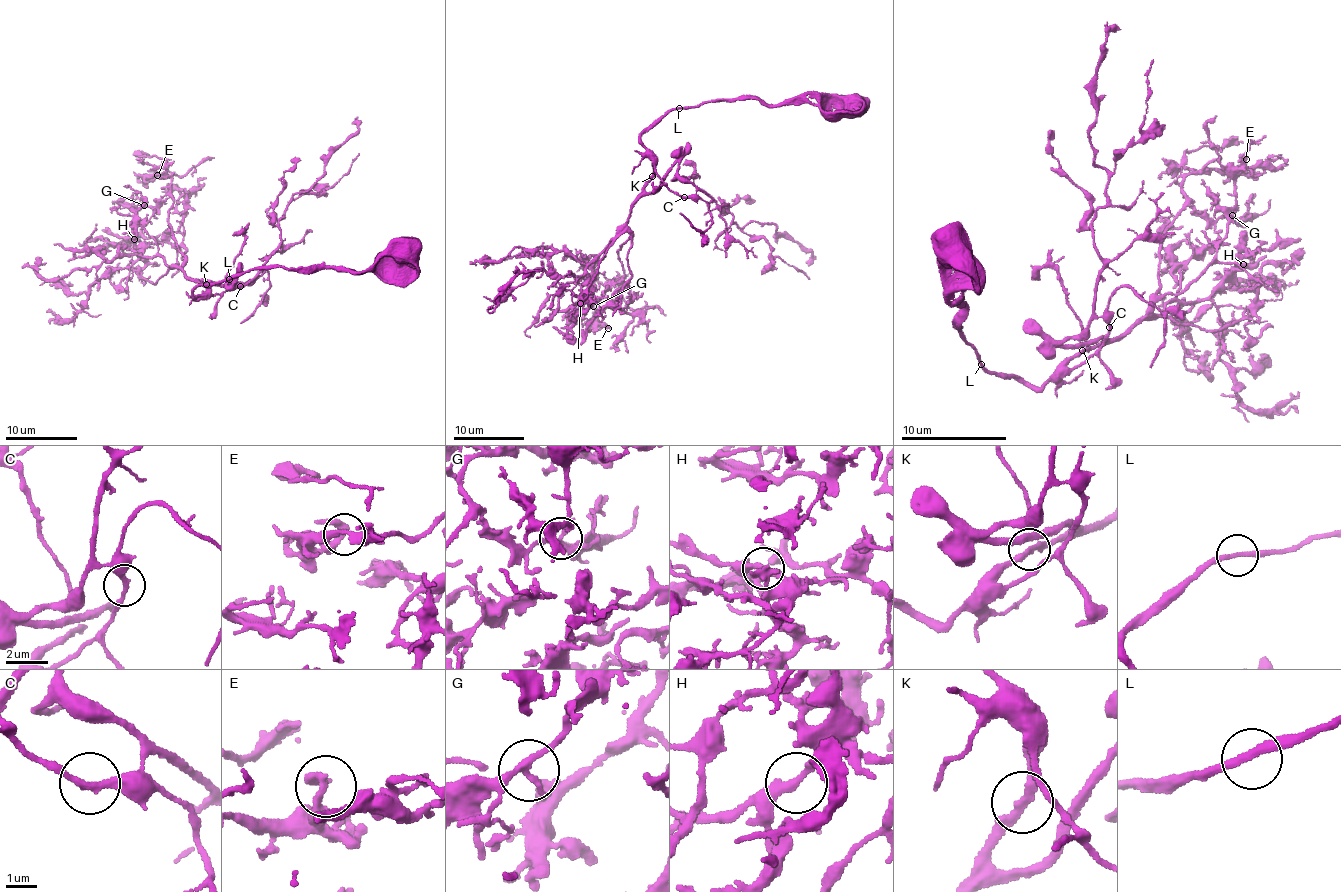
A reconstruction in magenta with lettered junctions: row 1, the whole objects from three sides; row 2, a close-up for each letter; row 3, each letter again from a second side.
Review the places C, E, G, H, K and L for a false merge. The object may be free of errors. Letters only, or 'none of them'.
none of them

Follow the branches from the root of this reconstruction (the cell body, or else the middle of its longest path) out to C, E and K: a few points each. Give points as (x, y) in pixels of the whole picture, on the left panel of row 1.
C: (404, 250), (399, 254), (386, 252), (361, 272), (252, 268), (196, 286), (193, 295), (214, 296), (240, 286)
E: (404, 250), (361, 272), (252, 268), (193, 296), (208, 287), (182, 270), (171, 177), (146, 179), (157, 175)
K: (404, 250), (399, 254), (386, 252), (361, 272), (252, 268), (196, 286), (193, 296), (207, 291), (206, 285)

